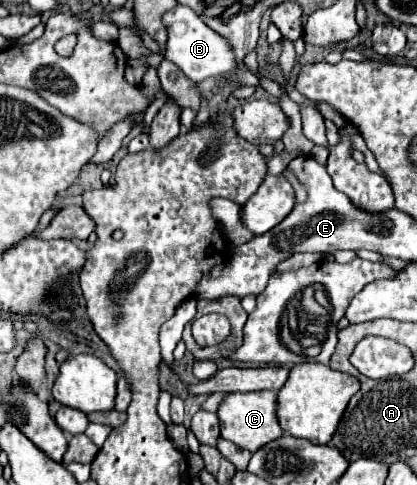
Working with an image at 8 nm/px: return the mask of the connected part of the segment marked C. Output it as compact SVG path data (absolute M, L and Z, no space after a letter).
M273 391L227 393L217 409L221 437L247 451L257 451L265 443L277 439L281 435L281 427L275 419L275 399L277 399L277 395Z

